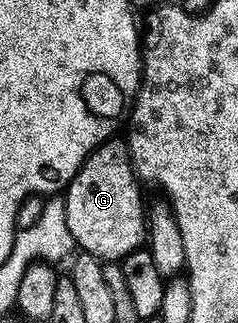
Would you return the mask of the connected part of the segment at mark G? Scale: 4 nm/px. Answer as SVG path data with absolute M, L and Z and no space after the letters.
M110 139L94 149L63 193L67 227L76 241L76 248L101 258L105 263L116 262L129 253L140 250L147 241L147 209L144 204L141 206L141 189L137 186L138 174L133 167L128 144L124 140L117 140Z

